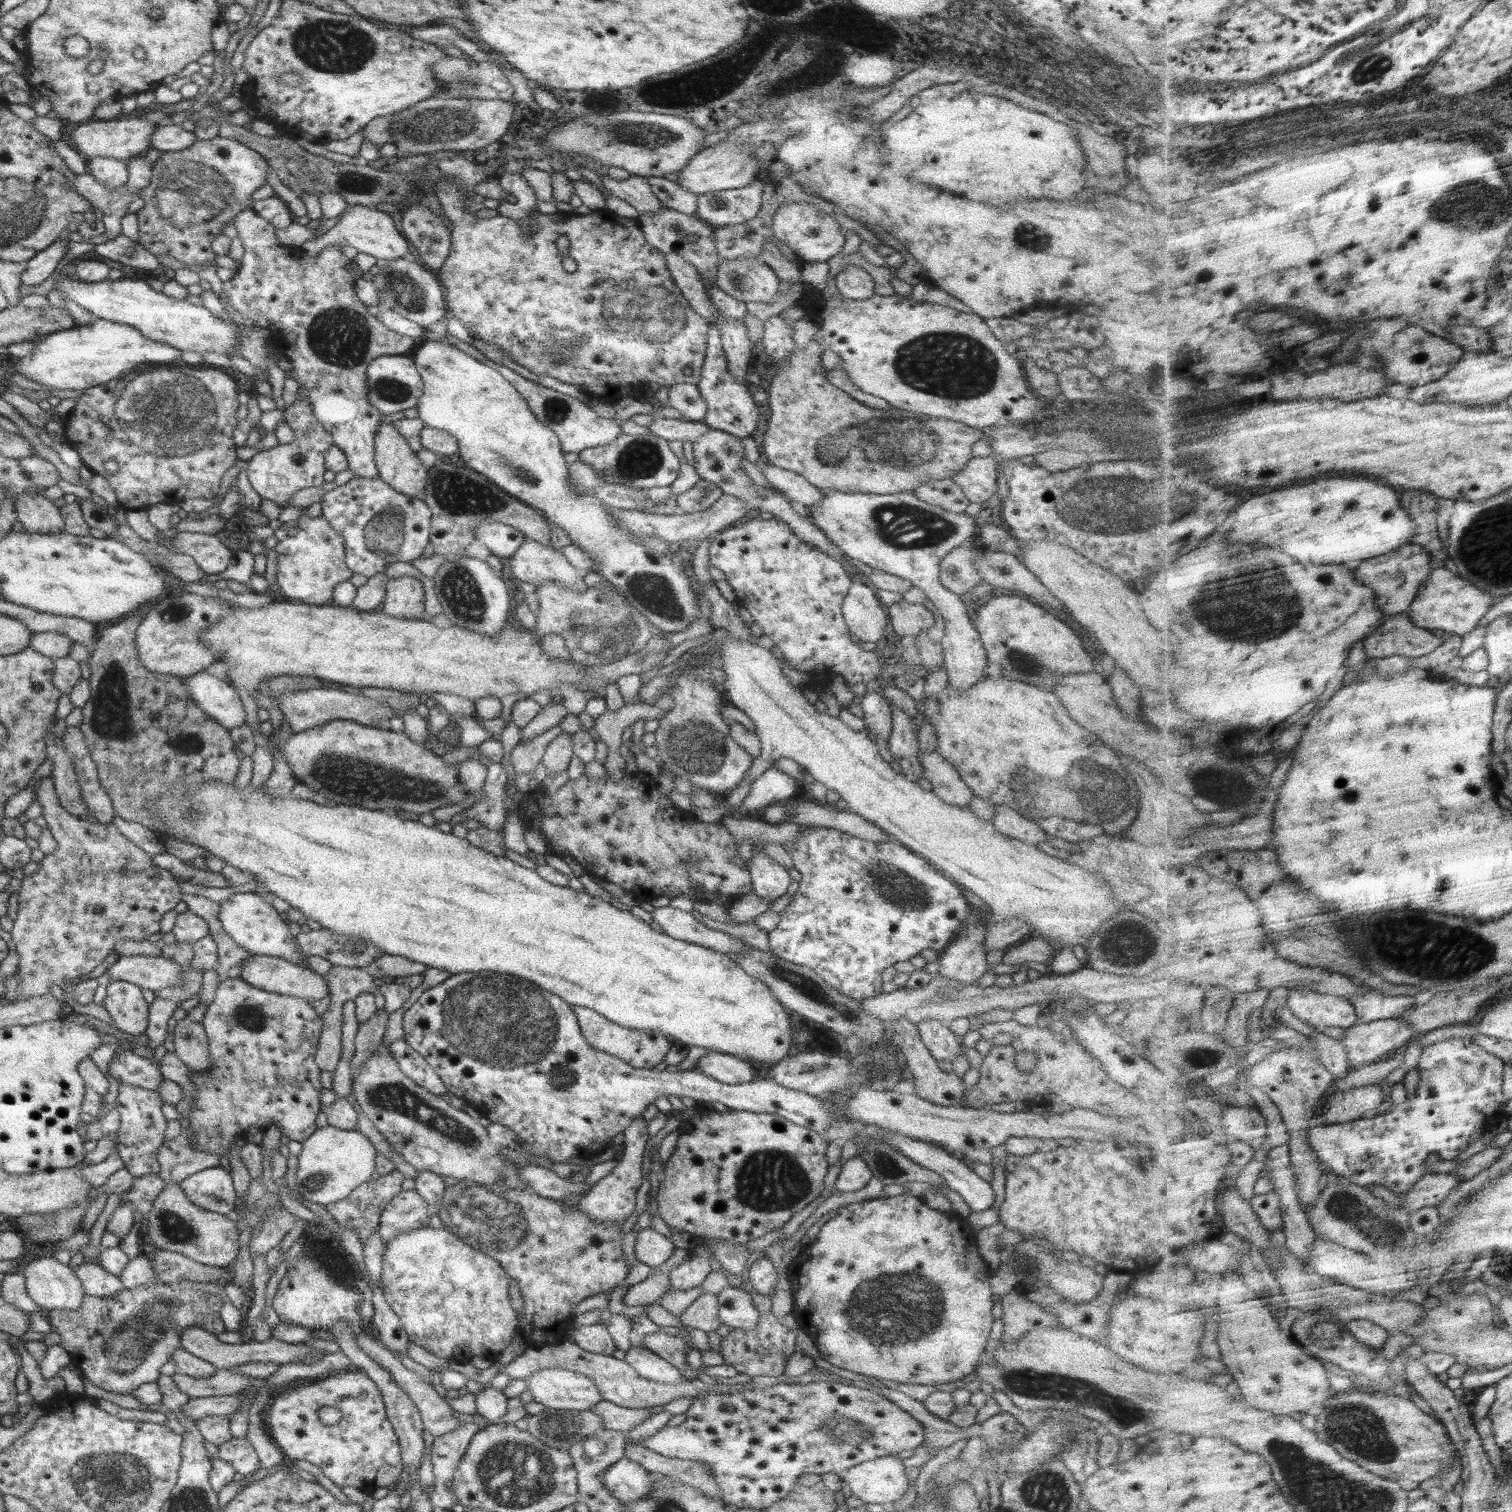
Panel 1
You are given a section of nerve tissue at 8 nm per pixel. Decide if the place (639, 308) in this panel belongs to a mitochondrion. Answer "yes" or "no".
yes

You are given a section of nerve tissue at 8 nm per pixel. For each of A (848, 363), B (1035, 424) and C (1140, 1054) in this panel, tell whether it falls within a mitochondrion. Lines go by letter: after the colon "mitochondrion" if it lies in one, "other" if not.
A: other
B: other
C: other

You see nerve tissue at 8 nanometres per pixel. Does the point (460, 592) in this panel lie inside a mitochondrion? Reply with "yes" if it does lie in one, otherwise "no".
yes

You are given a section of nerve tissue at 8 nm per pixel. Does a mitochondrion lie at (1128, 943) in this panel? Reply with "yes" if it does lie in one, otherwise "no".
yes

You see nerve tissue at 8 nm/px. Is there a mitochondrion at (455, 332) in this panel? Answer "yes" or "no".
no

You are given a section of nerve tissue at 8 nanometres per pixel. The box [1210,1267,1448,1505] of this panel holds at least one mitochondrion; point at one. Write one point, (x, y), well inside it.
(1357, 1428)

